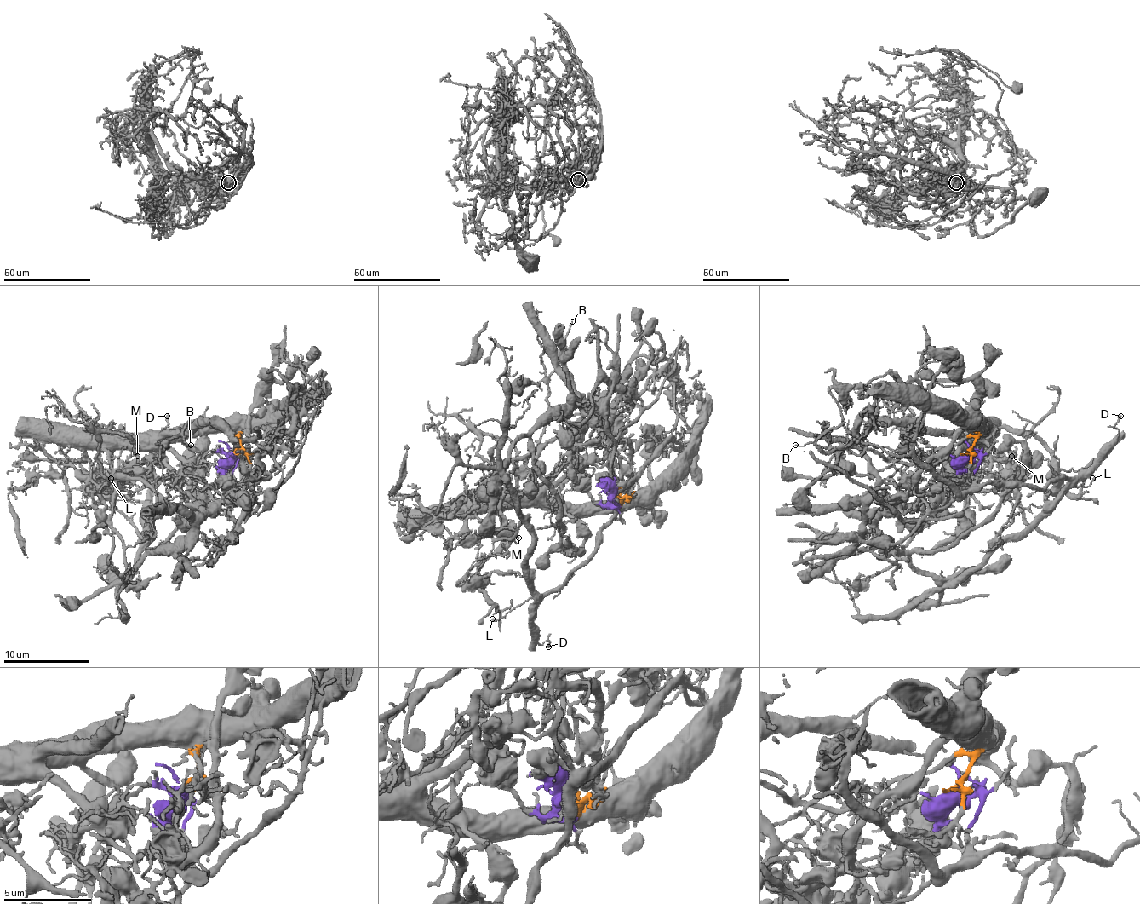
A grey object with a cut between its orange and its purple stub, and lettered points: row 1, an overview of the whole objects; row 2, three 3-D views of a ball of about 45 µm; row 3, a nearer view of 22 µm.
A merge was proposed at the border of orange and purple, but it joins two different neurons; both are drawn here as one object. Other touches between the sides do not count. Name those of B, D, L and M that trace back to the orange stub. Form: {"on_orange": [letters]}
{"on_orange": []}

